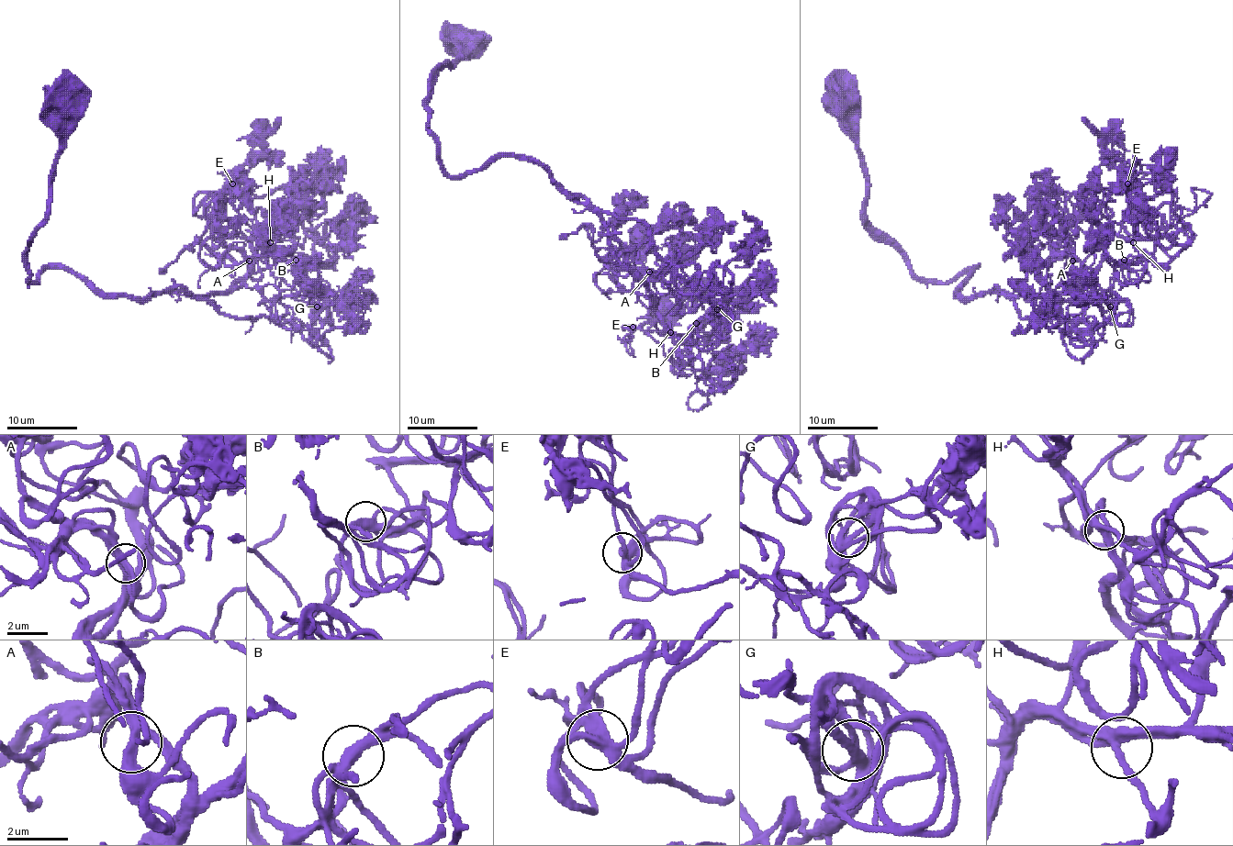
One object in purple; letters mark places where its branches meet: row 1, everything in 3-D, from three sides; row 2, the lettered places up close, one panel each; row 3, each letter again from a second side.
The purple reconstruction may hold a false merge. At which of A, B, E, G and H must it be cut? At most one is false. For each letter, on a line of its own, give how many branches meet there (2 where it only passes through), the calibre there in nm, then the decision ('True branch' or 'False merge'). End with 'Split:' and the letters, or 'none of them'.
A: Branches: 4. Thickness 260 nm. True branch
B: Branches: 4. Thickness 360 nm. True branch
E: Branches: 4. Thickness 380 nm. True branch
G: Branches: 4. Thickness 280 nm. True branch
H: Branches: 4. Thickness 280 nm. True branch
Split: none of them

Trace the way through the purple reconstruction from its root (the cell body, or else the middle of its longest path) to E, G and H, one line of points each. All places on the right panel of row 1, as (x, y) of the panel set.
E: (843, 100), (866, 219), (918, 277), (976, 268), (958, 296), (1068, 294), (1177, 200), (1127, 184)
G: (843, 100), (866, 219), (918, 277), (976, 268), (957, 294), (1003, 291), (1022, 317), (1100, 327), (1110, 307)
H: (843, 100), (866, 219), (918, 277), (950, 283), (976, 268), (958, 296), (1068, 294), (1114, 235), (1133, 242)

